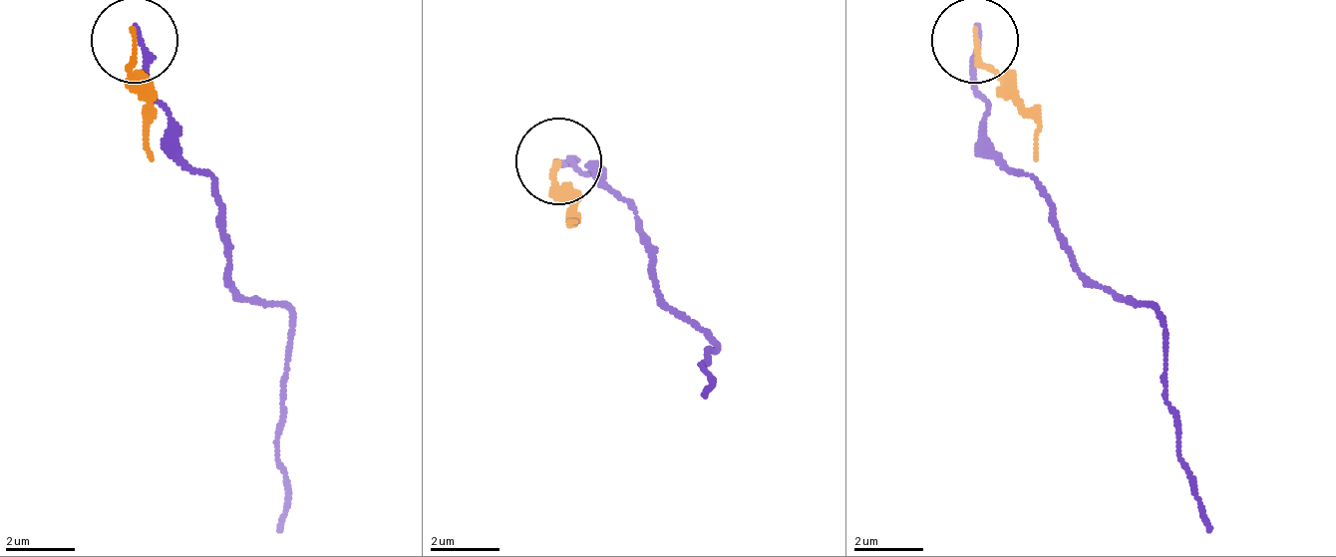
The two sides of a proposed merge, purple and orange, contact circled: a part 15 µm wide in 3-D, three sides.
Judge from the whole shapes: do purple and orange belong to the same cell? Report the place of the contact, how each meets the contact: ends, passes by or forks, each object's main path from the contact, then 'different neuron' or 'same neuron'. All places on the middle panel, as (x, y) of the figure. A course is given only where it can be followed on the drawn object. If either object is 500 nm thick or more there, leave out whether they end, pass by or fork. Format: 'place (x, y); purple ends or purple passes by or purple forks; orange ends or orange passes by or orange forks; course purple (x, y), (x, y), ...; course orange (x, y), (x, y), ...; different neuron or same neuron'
place (558, 160); purple ends; orange ends; course purple (560, 163), (595, 171), (638, 215), (656, 275), (716, 345), (699, 362), (699, 397); course orange (560, 163), (569, 223), (578, 223); different neuron

